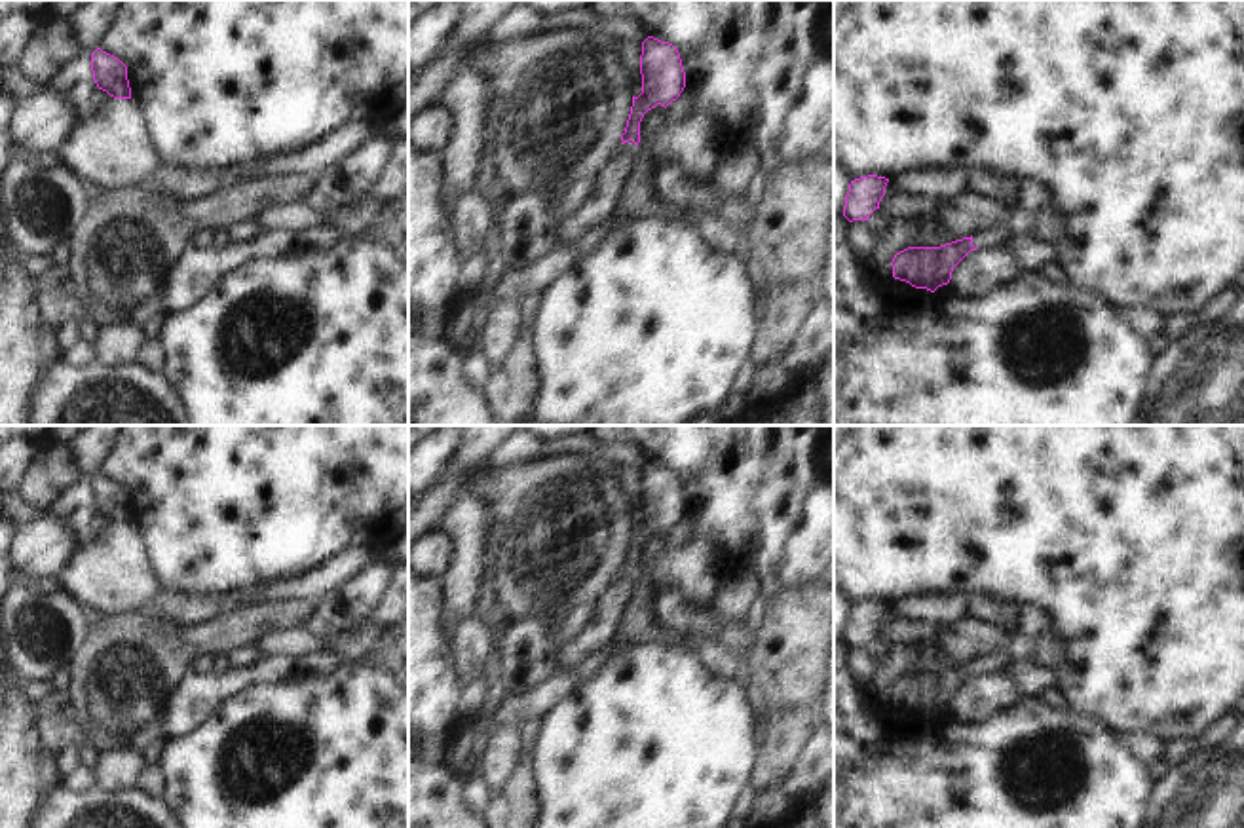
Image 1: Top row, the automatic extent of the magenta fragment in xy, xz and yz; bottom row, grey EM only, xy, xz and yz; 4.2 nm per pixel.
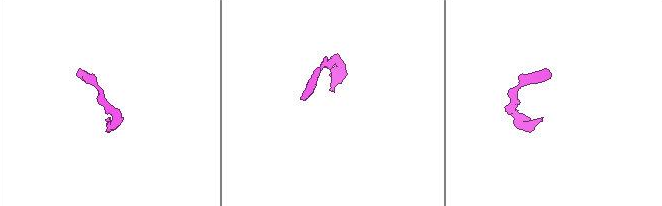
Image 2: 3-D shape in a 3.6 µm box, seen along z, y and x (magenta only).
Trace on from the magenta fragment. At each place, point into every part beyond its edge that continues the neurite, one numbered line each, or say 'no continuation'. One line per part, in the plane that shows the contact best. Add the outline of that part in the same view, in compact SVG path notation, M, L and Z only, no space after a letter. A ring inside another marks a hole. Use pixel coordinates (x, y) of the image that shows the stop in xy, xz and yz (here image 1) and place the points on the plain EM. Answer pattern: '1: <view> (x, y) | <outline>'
1: yz (994, 663) | M1003 649L990 657L978 657L972 661L972 670L978 674L1001 674L1001 668L1014 659Z

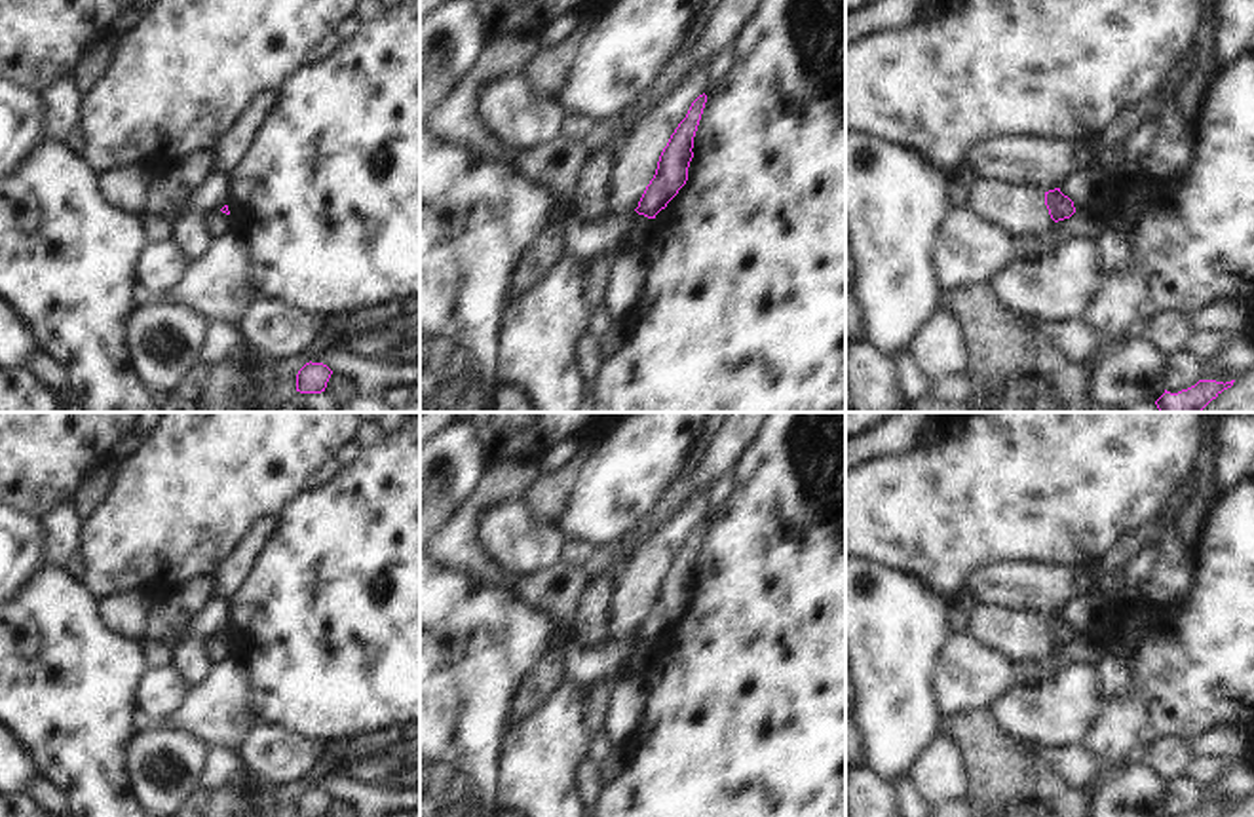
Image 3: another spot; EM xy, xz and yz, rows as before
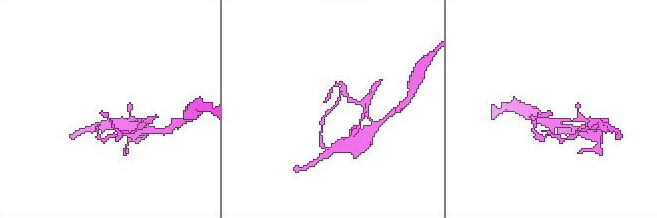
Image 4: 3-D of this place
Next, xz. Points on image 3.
no continuation

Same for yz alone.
no continuation

